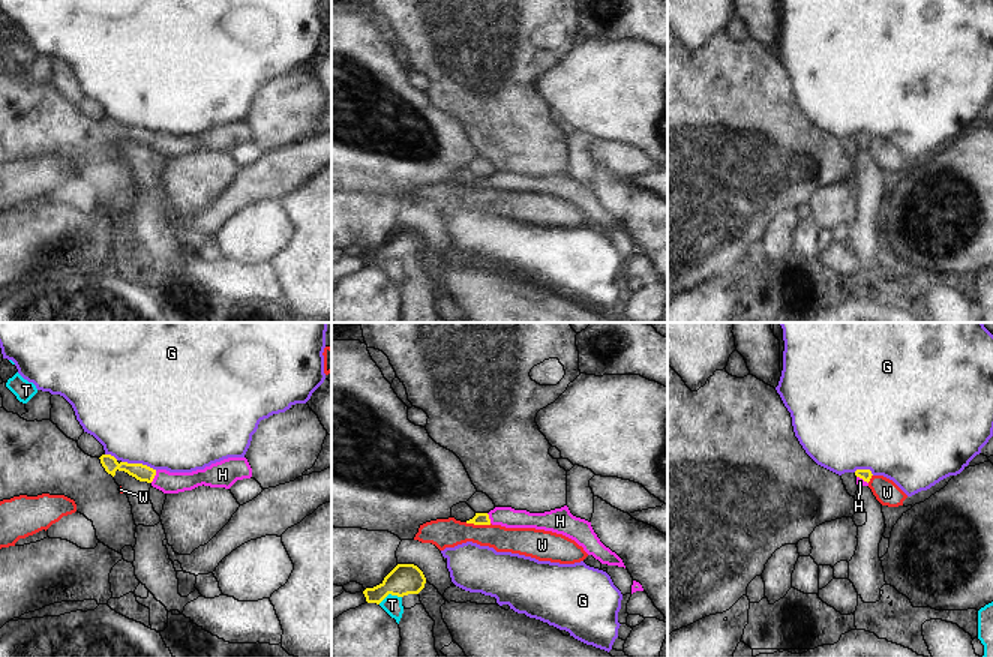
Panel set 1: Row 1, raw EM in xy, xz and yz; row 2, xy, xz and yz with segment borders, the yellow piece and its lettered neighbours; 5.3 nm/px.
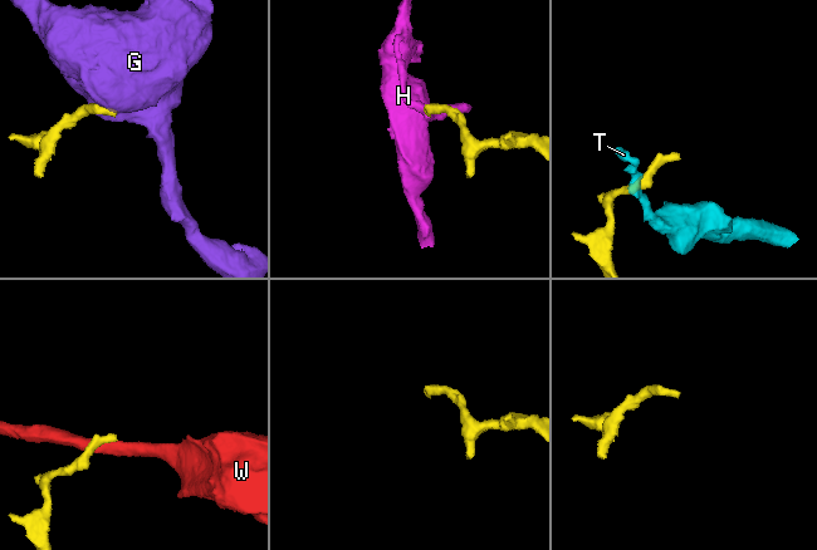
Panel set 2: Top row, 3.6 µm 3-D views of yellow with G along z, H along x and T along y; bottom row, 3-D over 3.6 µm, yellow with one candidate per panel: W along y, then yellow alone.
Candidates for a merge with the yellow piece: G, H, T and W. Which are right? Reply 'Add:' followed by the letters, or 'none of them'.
Add: H

